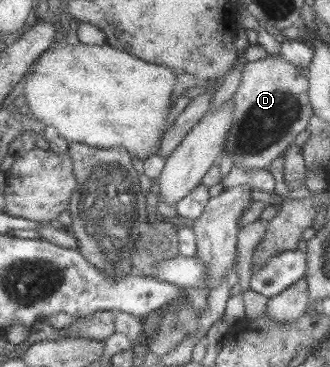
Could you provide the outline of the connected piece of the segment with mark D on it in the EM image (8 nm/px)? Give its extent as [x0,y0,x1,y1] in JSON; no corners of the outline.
[223,55,313,169]

